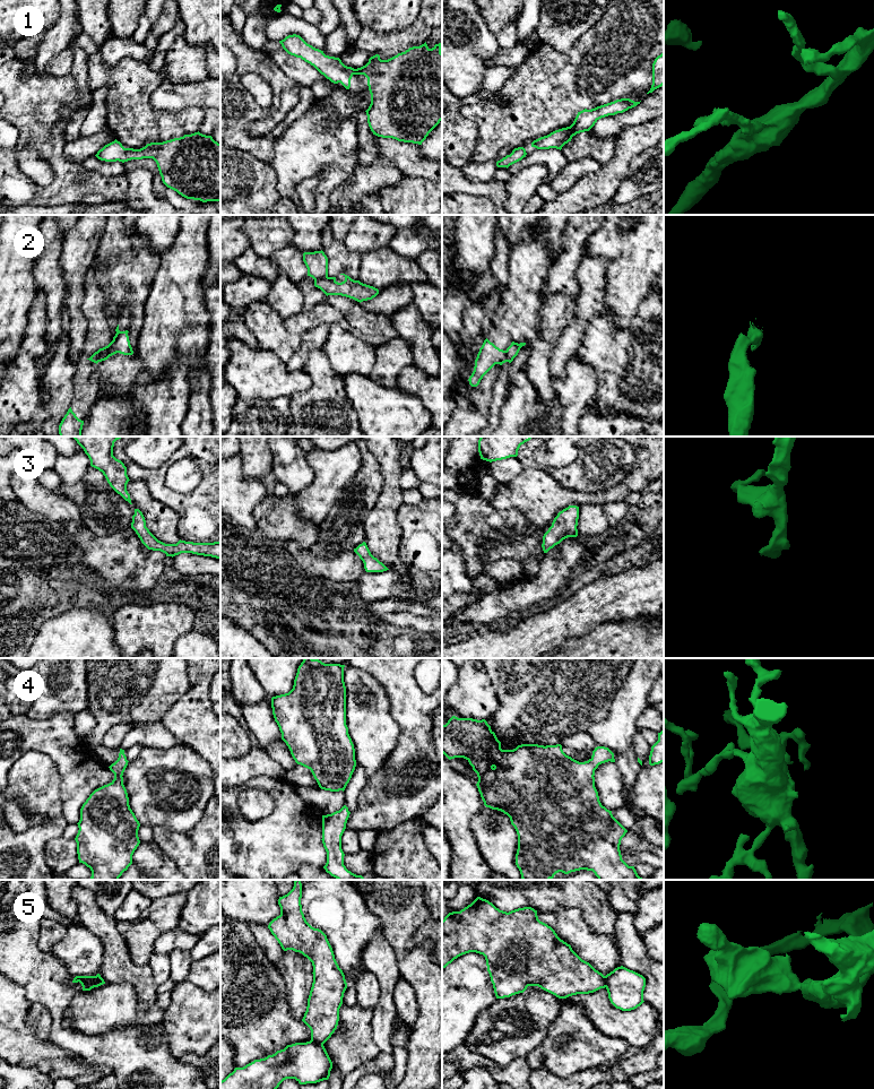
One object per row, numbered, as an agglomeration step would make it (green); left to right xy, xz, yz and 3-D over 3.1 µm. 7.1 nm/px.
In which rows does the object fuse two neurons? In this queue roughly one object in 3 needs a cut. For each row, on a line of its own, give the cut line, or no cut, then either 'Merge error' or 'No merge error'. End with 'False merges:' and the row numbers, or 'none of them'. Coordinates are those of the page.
1: No split. No merge error
2: Split along xz (327, 276), (314, 279). Merge error
3: No split. No merge error
4: No split. No merge error
5: Split along xz (310, 1040), (322, 1044). Merge error
False merges: 2, 5

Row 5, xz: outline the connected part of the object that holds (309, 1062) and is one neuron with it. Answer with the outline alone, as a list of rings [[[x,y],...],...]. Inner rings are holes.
[[[314,1042],[287,1045],[265,1058],[254,1060],[243,1068],[235,1068],[224,1080],[220,1089],[277,1089],[286,1079],[295,1079],[300,1084],[317,1083],[328,1080],[332,1062],[323,1046]]]

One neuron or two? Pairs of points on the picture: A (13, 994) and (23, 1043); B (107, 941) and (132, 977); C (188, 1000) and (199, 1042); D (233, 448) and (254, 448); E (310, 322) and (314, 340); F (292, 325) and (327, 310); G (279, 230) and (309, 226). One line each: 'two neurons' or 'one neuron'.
A: one neuron
B: one neuron
C: one neuron
D: two neurons
E: two neurons
F: one neuron
G: two neurons

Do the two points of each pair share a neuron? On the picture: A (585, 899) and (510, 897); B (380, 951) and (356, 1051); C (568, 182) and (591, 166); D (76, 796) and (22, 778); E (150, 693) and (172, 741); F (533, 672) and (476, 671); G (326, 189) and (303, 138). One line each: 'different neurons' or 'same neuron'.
A: same neuron
B: different neurons
C: same neuron
D: different neurons
E: different neurons
F: different neurons
G: same neuron

